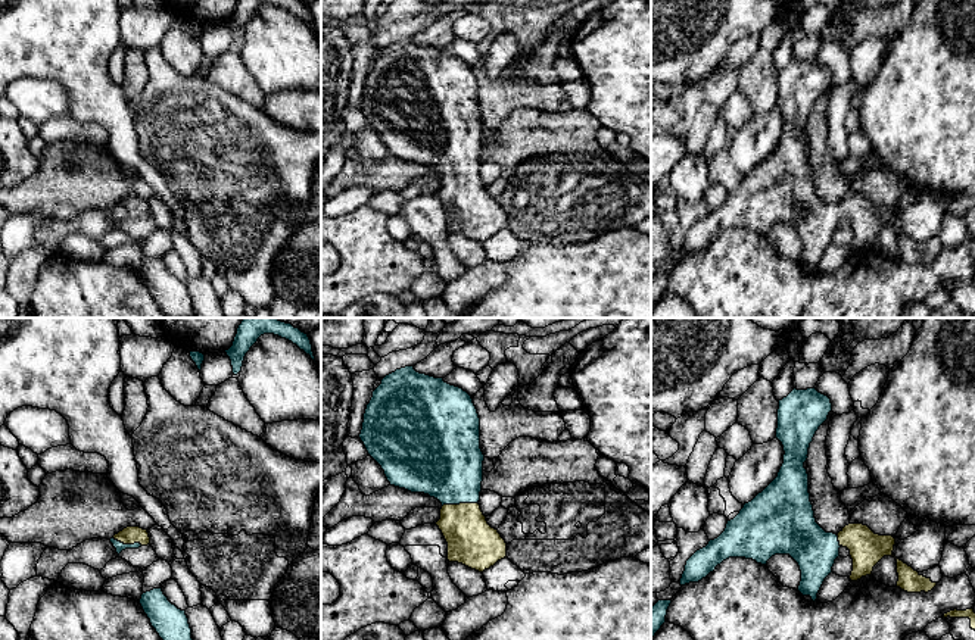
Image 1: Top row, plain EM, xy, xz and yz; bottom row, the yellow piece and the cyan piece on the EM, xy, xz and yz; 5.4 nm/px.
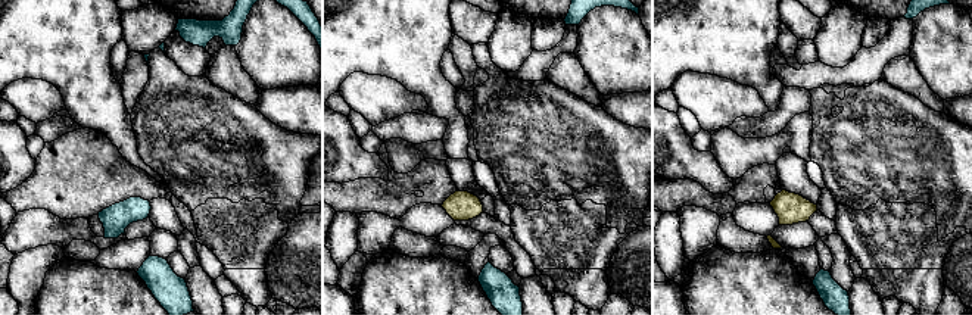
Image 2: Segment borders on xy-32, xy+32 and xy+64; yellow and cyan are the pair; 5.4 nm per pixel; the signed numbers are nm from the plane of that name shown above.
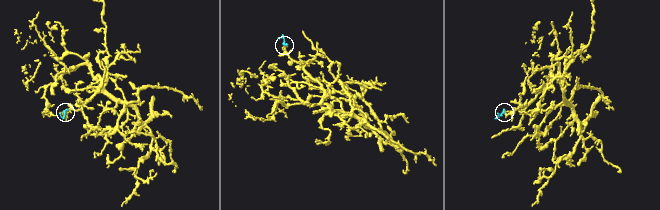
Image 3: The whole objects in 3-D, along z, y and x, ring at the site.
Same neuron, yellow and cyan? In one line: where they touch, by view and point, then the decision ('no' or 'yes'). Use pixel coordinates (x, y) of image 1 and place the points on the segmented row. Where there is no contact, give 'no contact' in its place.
meets yellow in xz at (460, 503); yes

